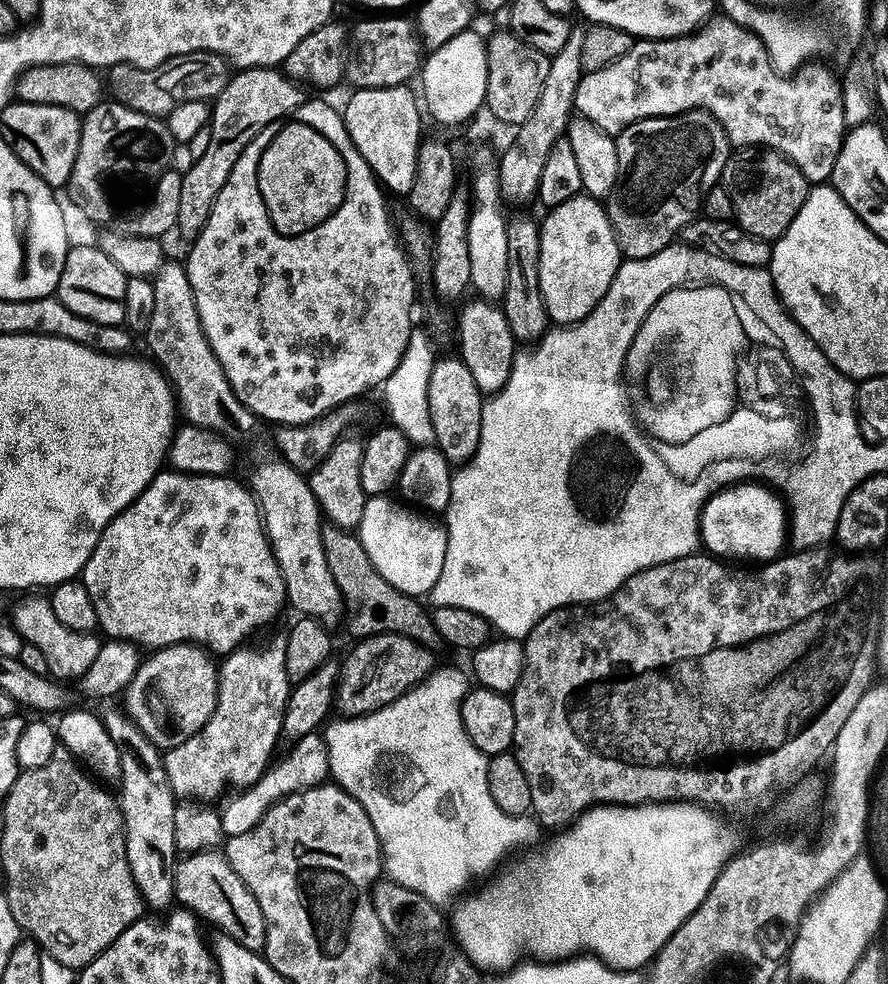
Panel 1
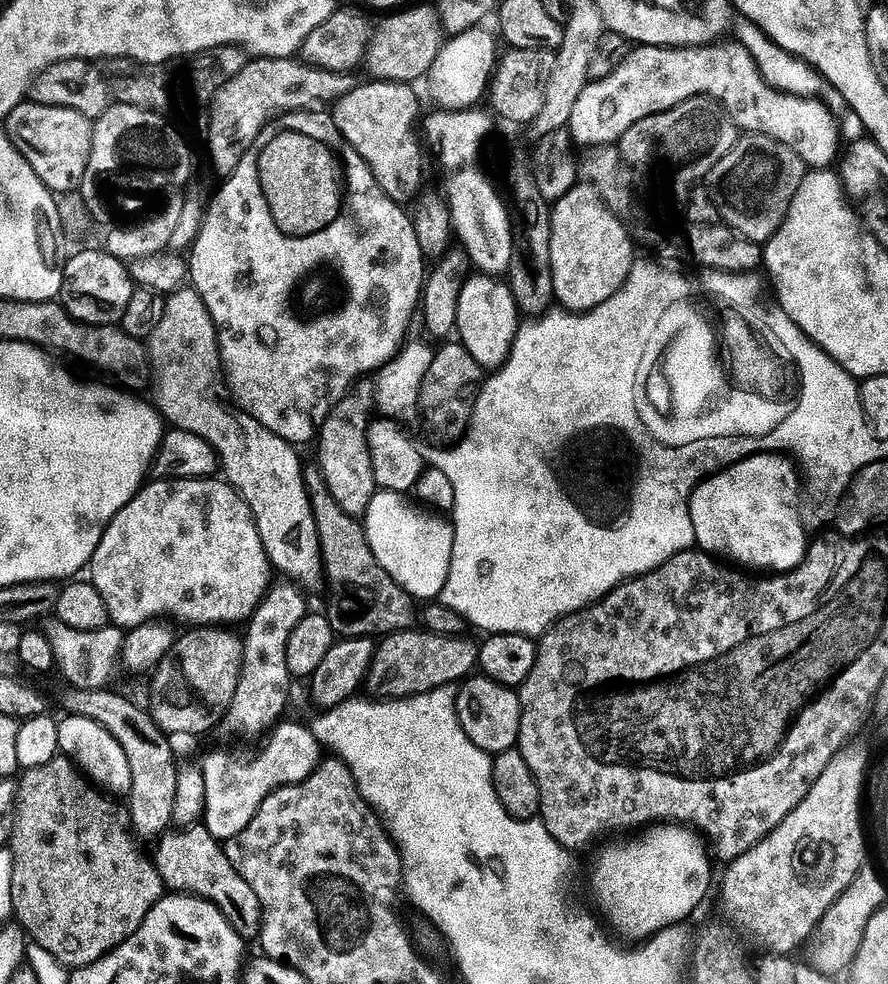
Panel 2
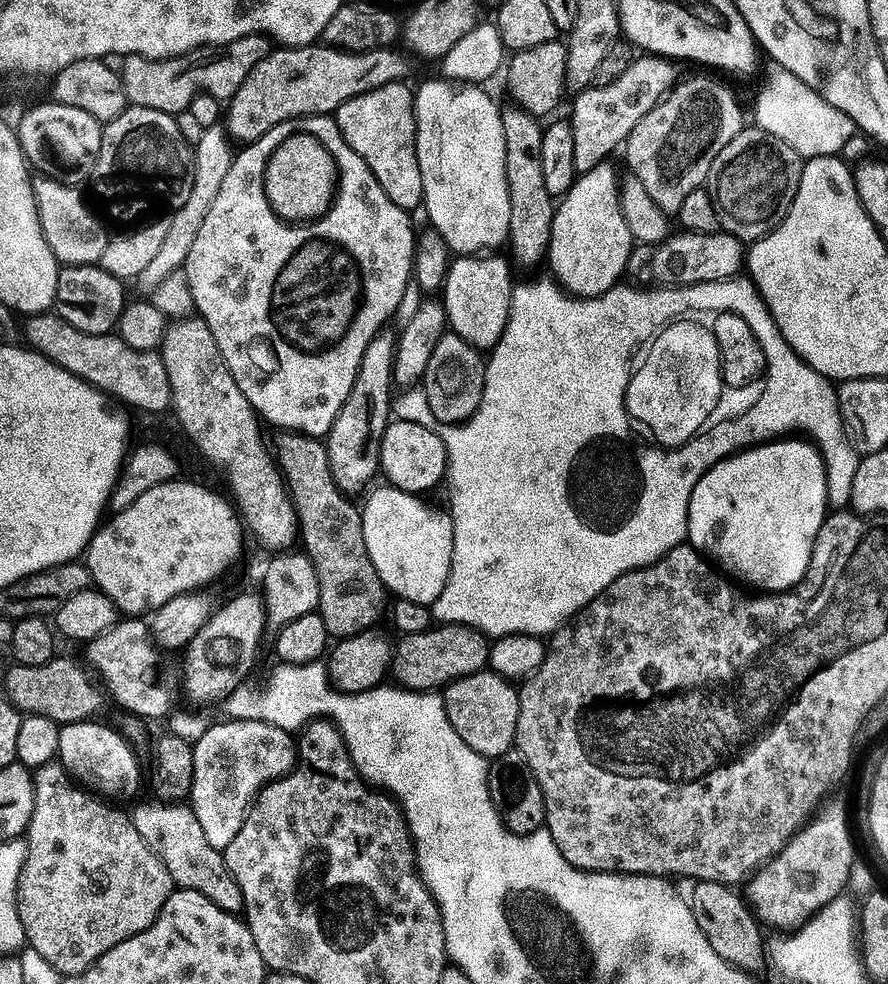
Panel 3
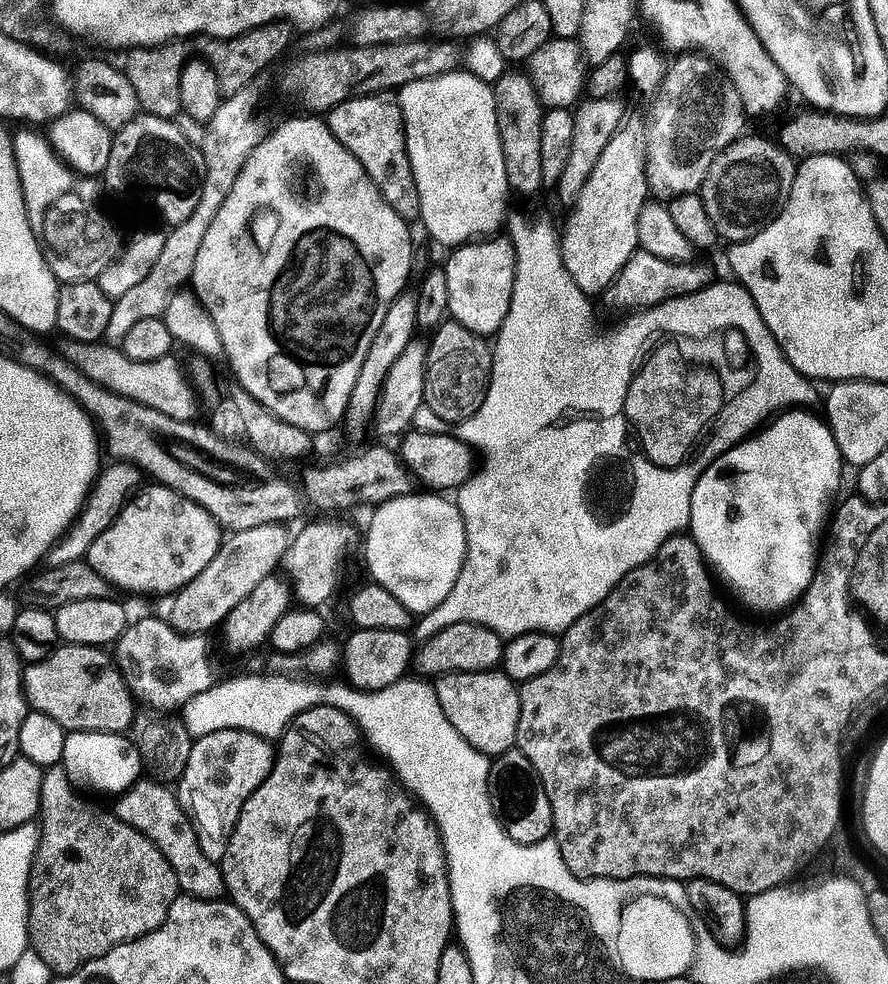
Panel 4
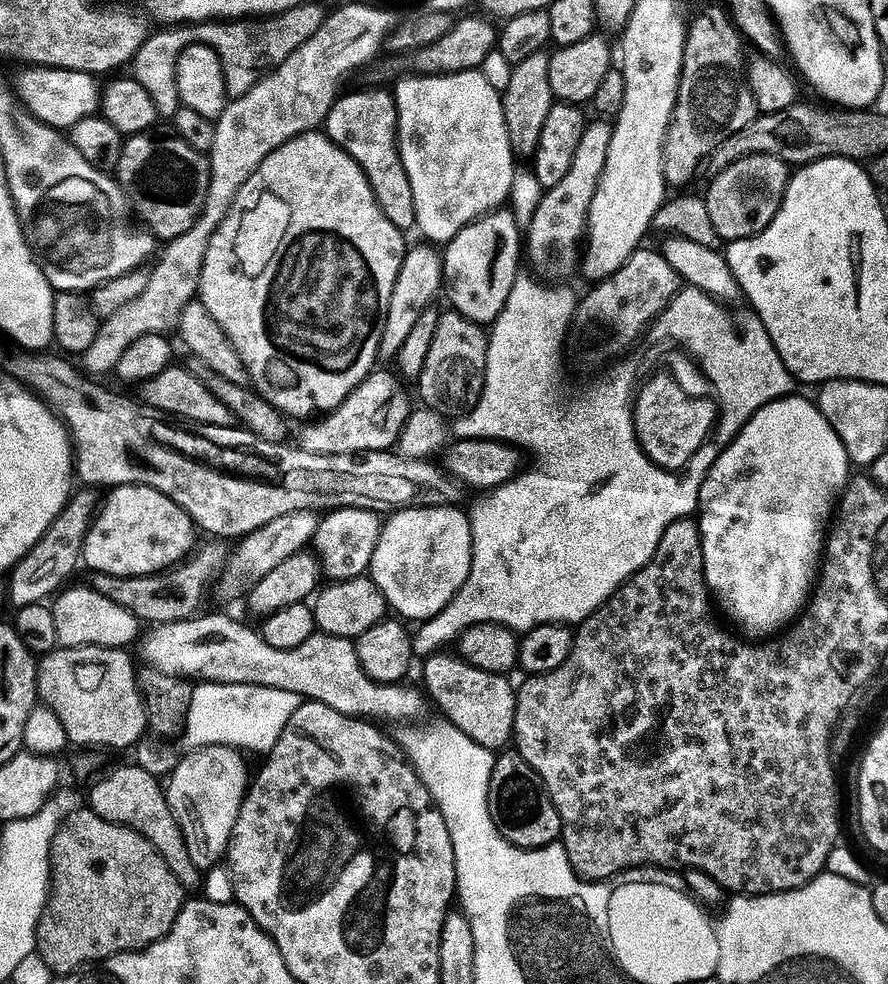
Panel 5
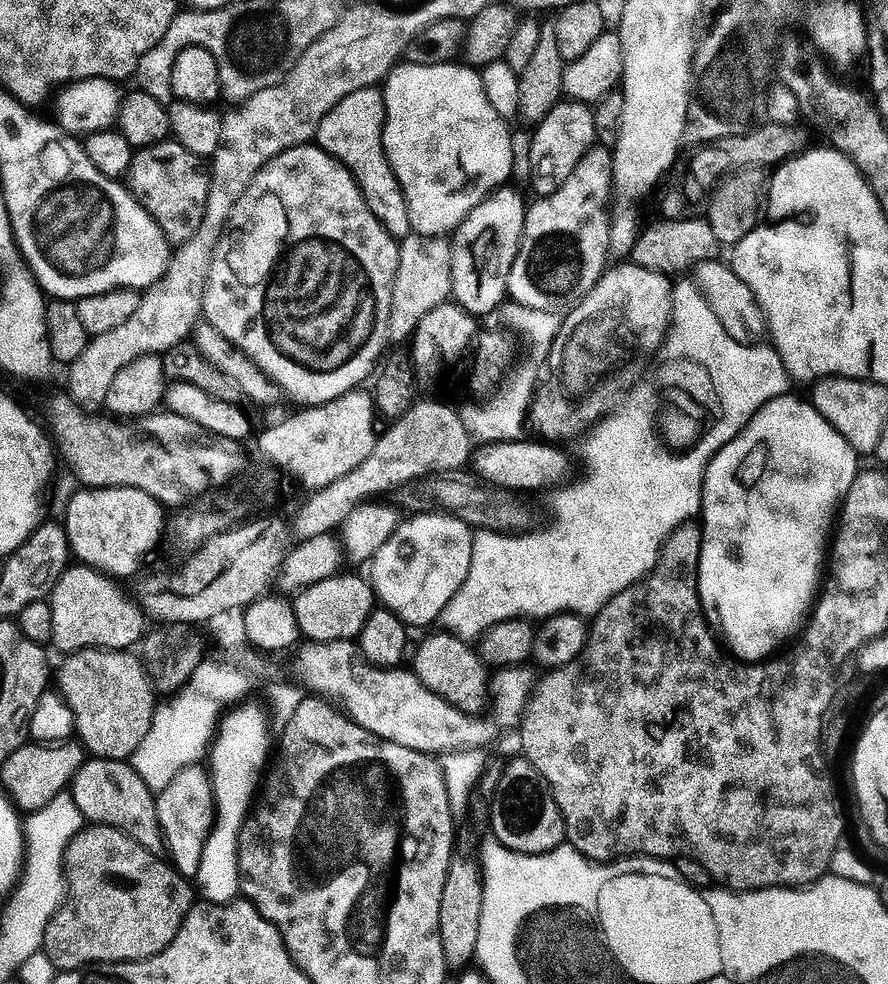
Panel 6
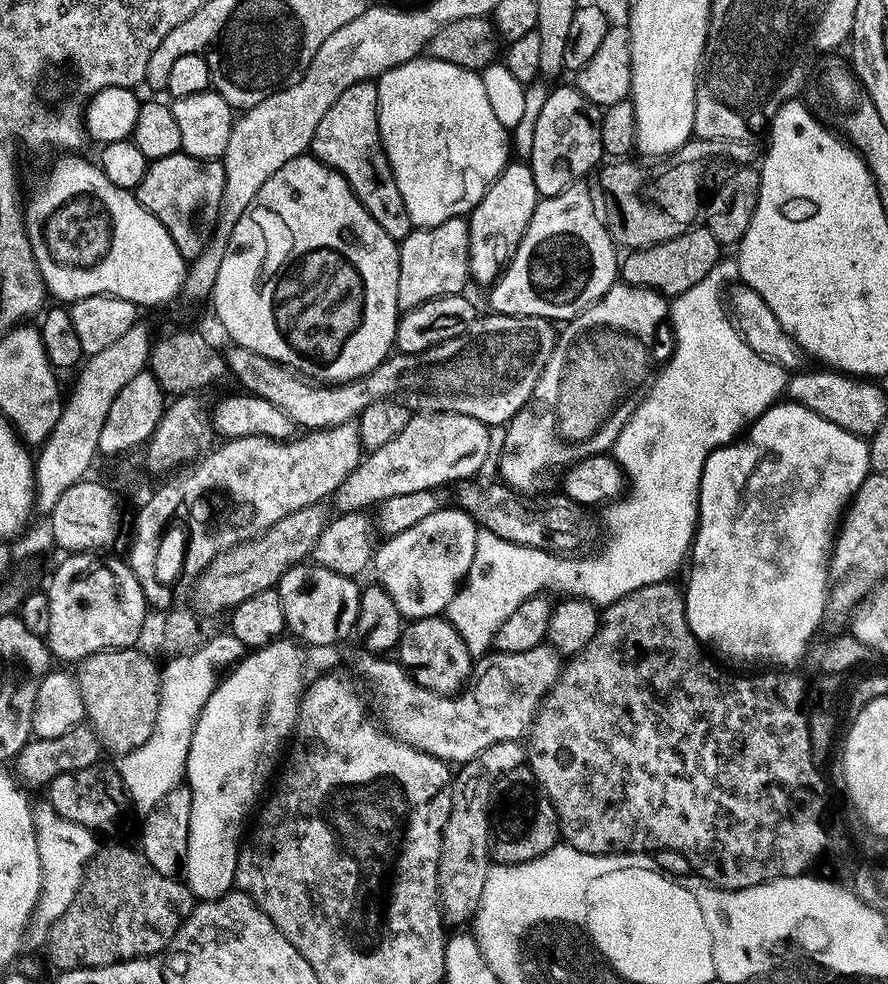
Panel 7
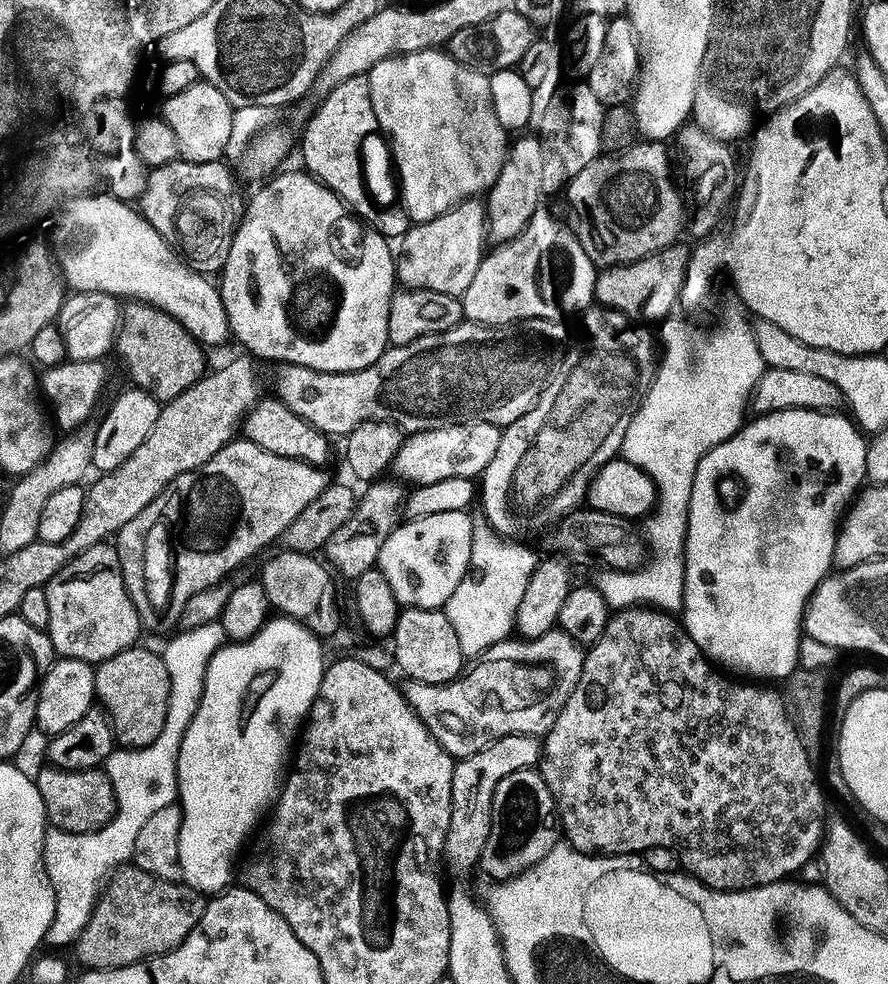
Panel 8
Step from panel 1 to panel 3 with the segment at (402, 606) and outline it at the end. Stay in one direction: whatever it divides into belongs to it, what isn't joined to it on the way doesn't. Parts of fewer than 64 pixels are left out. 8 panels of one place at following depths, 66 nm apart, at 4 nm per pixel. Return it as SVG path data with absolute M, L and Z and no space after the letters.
M287 430L279 435L274 460L296 508L303 547L316 567L320 583L319 614L329 637L342 641L375 629L383 616L385 619L390 593L370 558L370 550L366 550L361 509L357 505L355 508L352 505L355 503L334 482L328 446L323 439Z

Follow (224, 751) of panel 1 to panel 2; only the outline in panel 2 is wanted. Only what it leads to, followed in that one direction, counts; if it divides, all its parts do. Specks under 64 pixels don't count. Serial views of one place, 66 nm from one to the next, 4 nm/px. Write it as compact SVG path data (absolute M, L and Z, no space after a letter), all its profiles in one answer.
M273 583L268 589L263 602L256 607L256 613L247 621L248 633L242 636L244 657L240 681L226 717L226 725L232 732L263 733L271 729L283 717L280 715L284 712L284 706L290 702L290 687L294 677L287 668L287 642L294 628L309 614L310 607L309 597L296 584L281 583Z

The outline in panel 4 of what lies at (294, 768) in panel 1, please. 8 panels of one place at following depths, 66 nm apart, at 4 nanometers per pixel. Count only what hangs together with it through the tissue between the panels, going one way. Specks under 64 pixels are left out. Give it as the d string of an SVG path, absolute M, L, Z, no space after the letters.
M224 729L195 741L190 762L178 783L178 795L184 811L200 833L202 854L223 861L228 840L242 814L242 806L266 782L276 761L277 749L268 740L238 729Z

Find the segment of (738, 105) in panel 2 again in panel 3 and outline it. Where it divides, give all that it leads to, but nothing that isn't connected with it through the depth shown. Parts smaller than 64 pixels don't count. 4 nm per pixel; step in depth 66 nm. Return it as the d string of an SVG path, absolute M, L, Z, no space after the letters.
M641 55L633 60L632 65L617 81L604 87L593 86L575 97L576 105L572 108L570 123L574 130L574 166L577 173L583 174L594 170L599 164L609 159L611 152L625 147L630 134L660 105L661 100L676 87L677 65L662 56Z

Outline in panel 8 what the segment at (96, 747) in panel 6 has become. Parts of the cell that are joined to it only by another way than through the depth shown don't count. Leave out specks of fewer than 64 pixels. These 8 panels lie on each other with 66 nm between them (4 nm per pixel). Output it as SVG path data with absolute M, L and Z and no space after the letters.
M144 646L127 648L122 654L110 658L96 668L96 694L104 700L103 711L113 725L120 728L136 728L137 749L158 741L166 725L167 706L170 702L171 678L166 670L163 655L147 652Z

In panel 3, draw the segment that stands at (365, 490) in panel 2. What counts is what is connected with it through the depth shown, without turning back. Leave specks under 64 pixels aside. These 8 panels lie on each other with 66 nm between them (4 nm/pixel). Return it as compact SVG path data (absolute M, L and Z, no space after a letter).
M391 330L379 332L374 342L370 342L362 358L354 390L350 398L346 398L346 406L342 406L334 426L326 437L332 477L340 491L349 498L356 498L356 495L381 471L380 443L390 423L388 410L392 404L397 347L397 333L392 333Z

